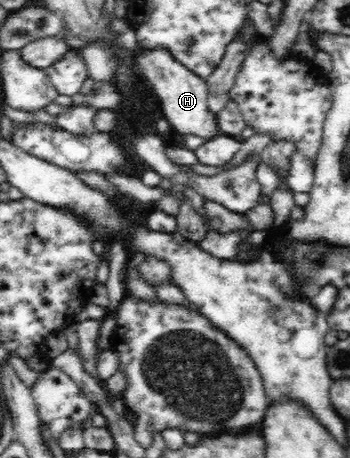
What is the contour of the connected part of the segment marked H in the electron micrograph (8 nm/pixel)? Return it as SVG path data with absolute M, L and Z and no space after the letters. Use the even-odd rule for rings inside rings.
M164 47L147 50L138 48L136 57L138 73L151 85L154 96L159 98L165 118L171 124L173 132L179 135L192 134L199 138L213 139L220 135L216 115L208 107L208 88L203 79L195 72L191 72L174 59Z

